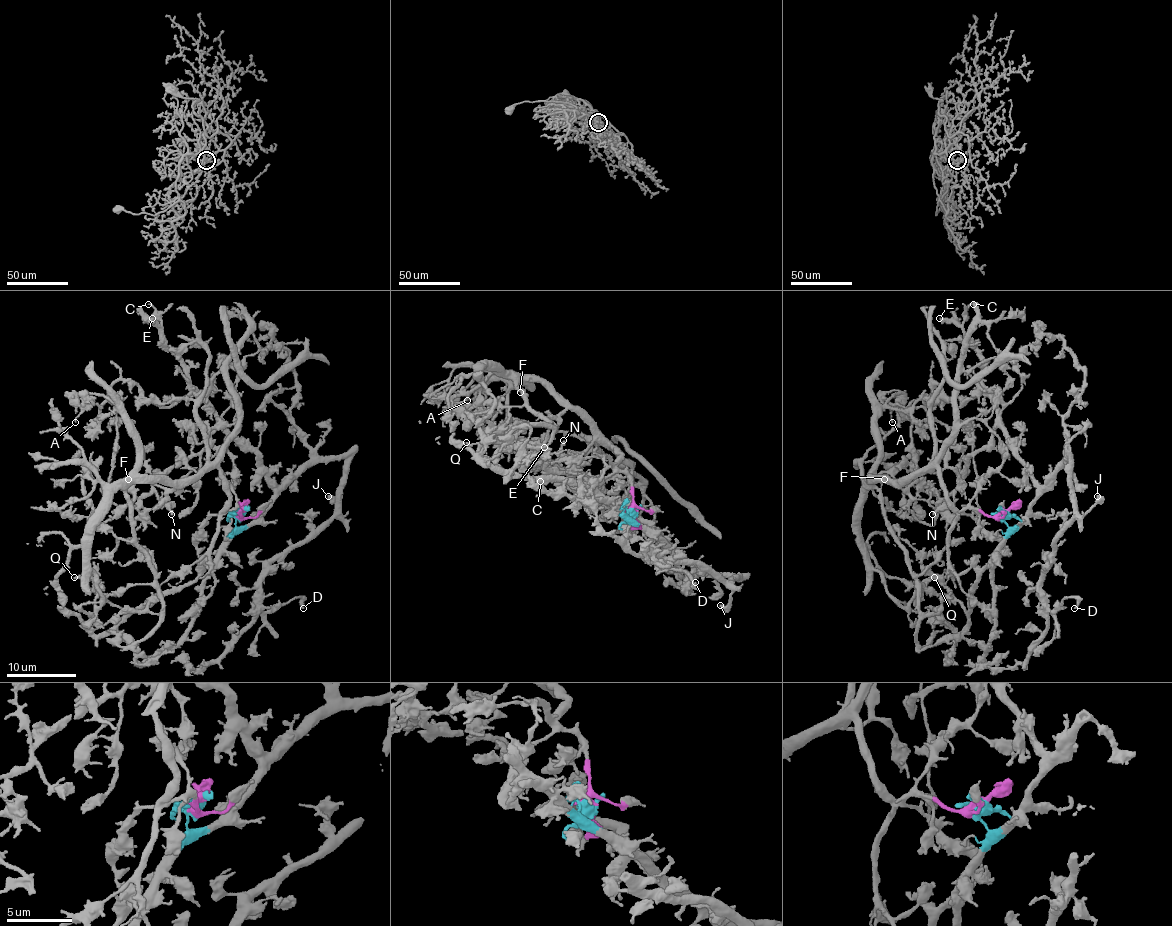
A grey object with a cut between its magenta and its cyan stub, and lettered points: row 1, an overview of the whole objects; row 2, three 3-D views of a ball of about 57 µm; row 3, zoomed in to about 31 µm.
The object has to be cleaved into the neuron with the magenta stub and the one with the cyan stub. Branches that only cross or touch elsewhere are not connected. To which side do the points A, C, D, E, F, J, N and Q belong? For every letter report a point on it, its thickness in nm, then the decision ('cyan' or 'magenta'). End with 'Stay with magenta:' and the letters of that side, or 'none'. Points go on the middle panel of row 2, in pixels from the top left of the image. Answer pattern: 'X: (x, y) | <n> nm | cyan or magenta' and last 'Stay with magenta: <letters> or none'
A: (467, 400) | 120 nm | cyan
C: (540, 481) | 170 nm | cyan
D: (695, 582) | 200 nm | cyan
E: (544, 447) | 320 nm | cyan
F: (520, 392) | 180 nm | magenta
J: (720, 605) | 420 nm | cyan
N: (563, 440) | 260 nm | cyan
Q: (466, 442) | 240 nm | cyan
Stay with magenta: F

